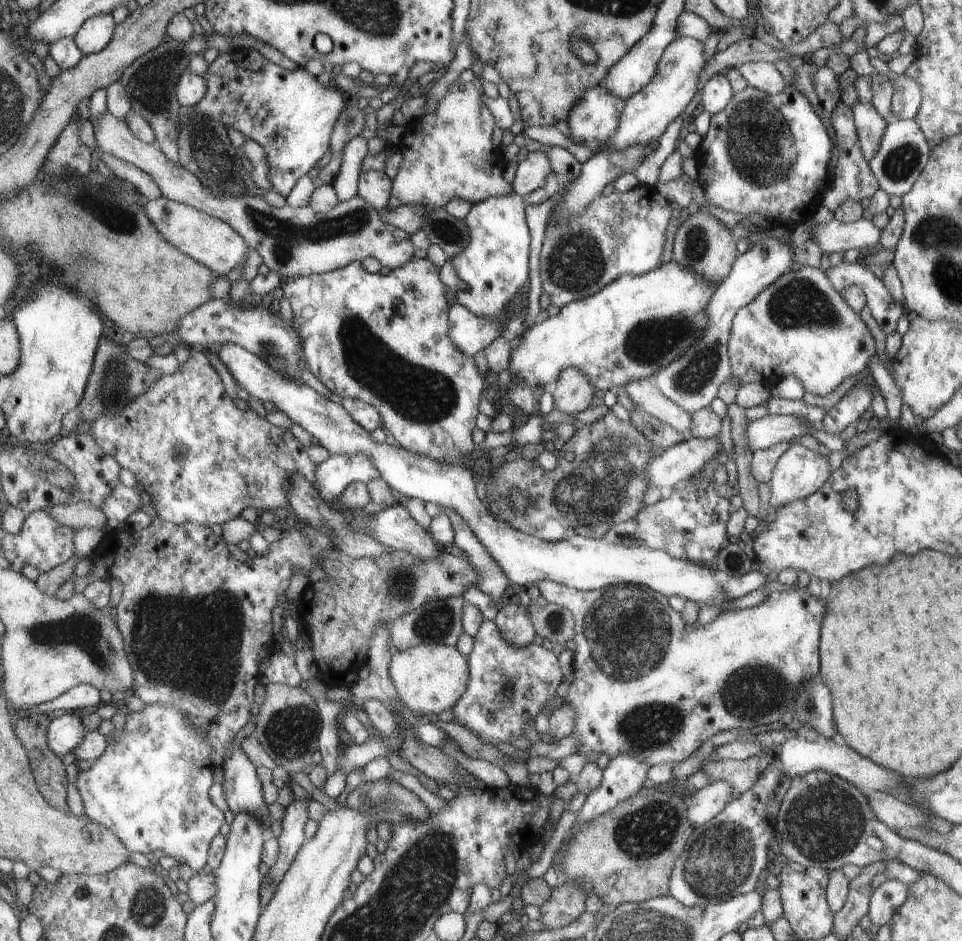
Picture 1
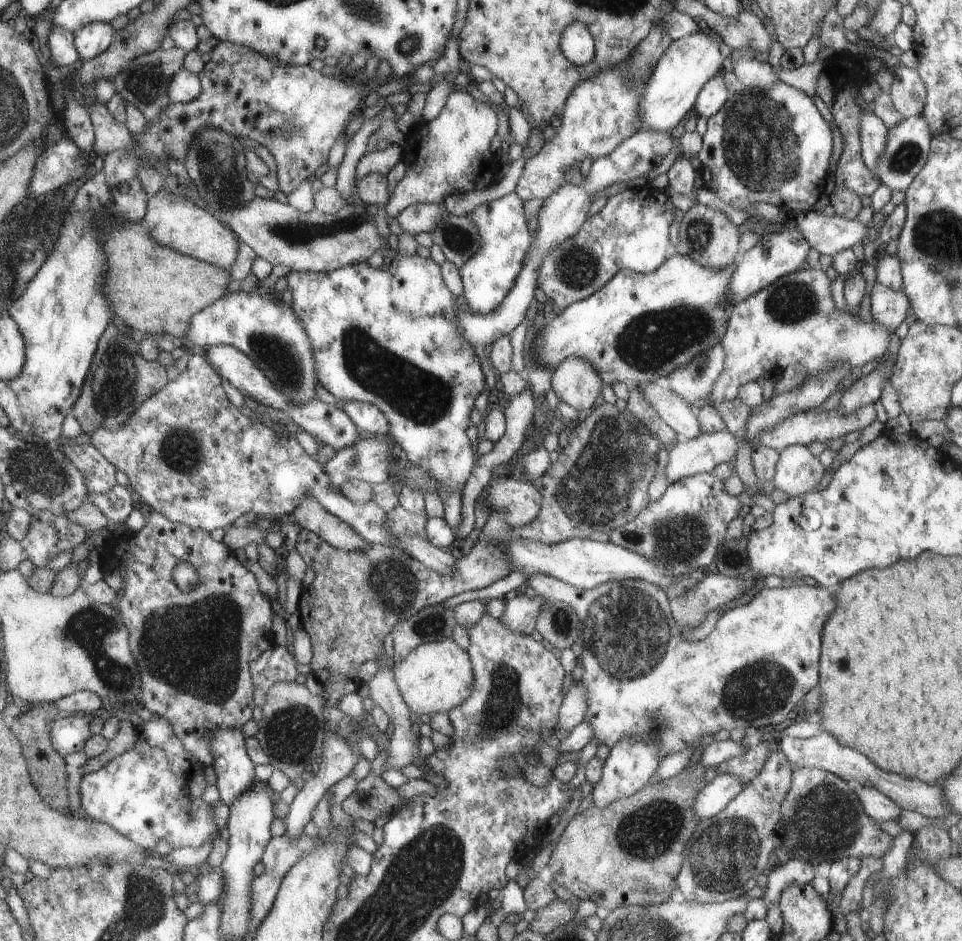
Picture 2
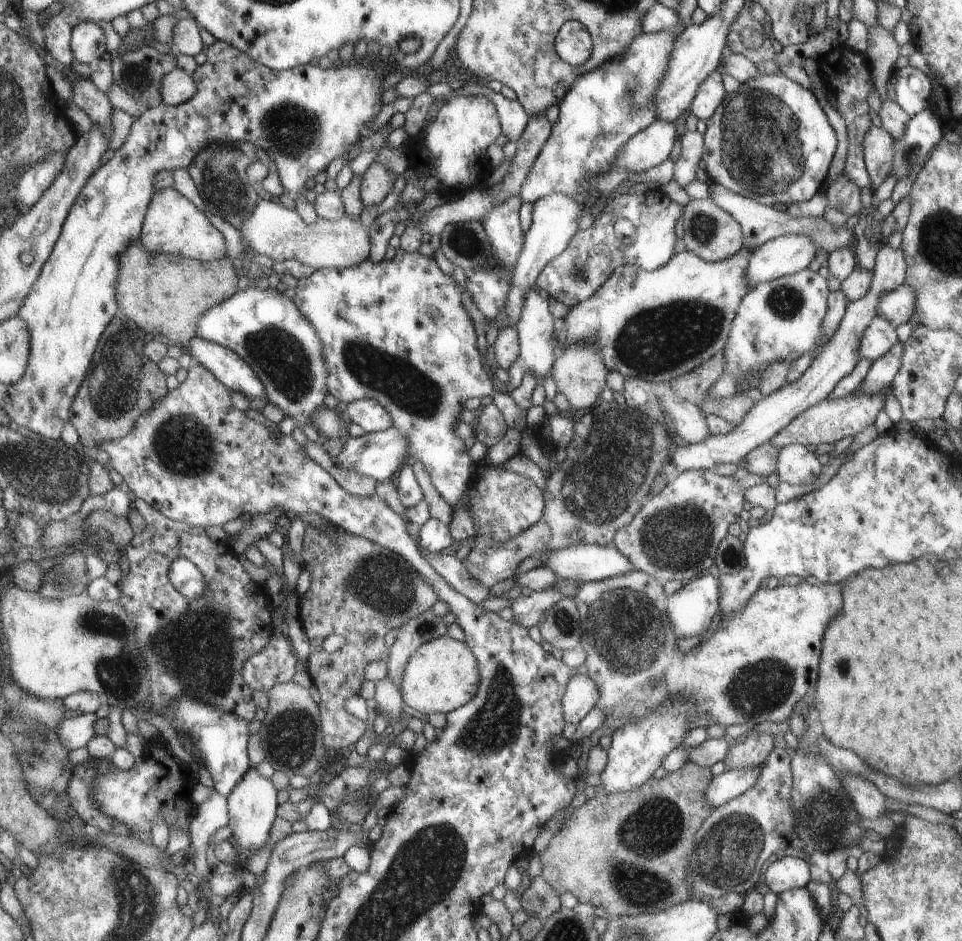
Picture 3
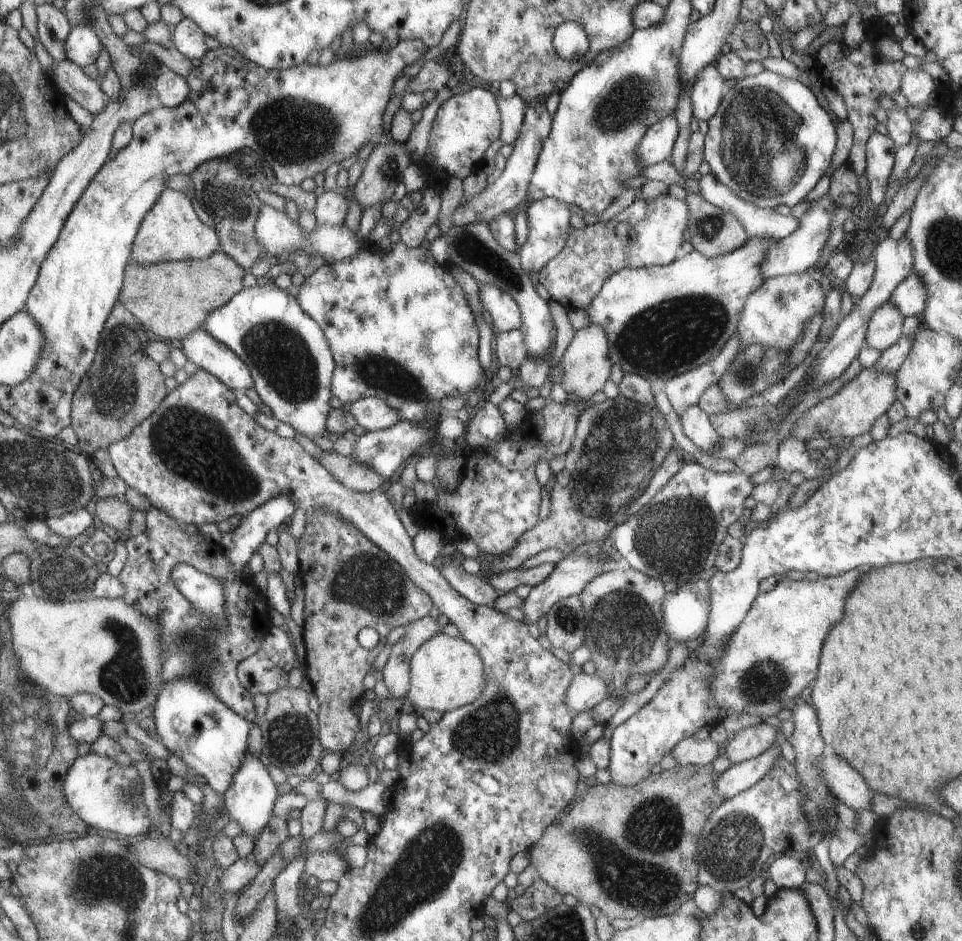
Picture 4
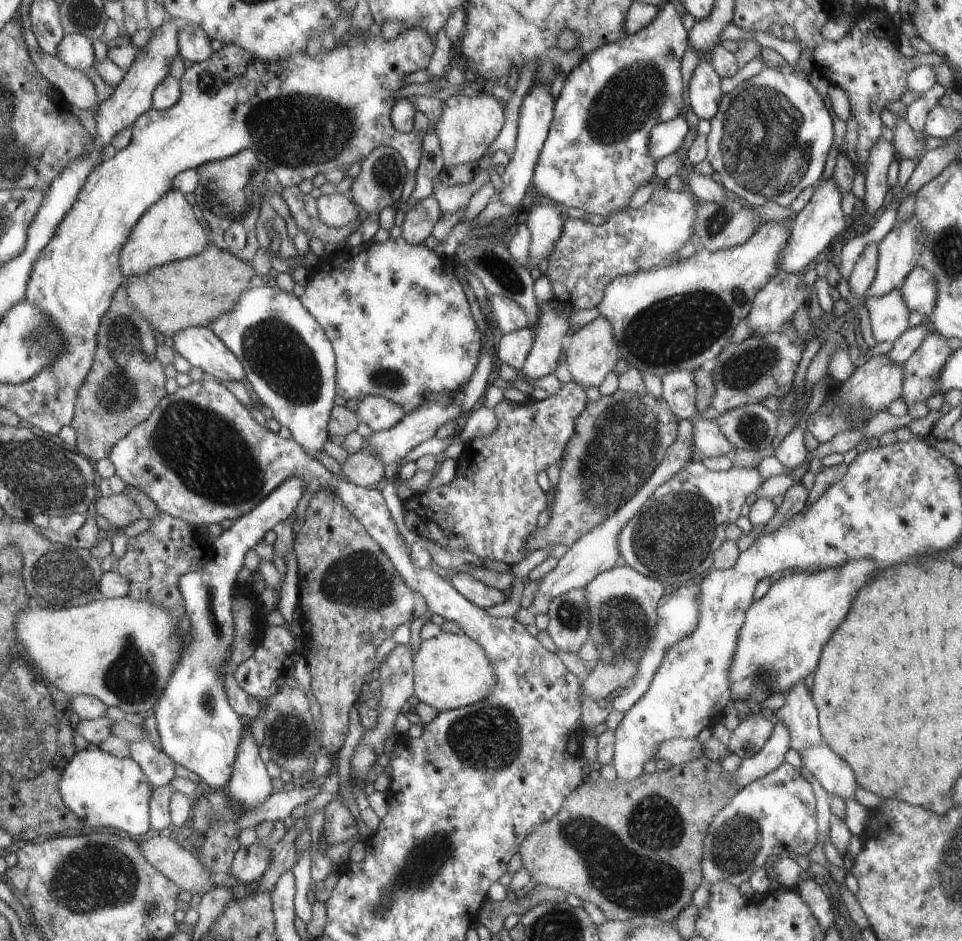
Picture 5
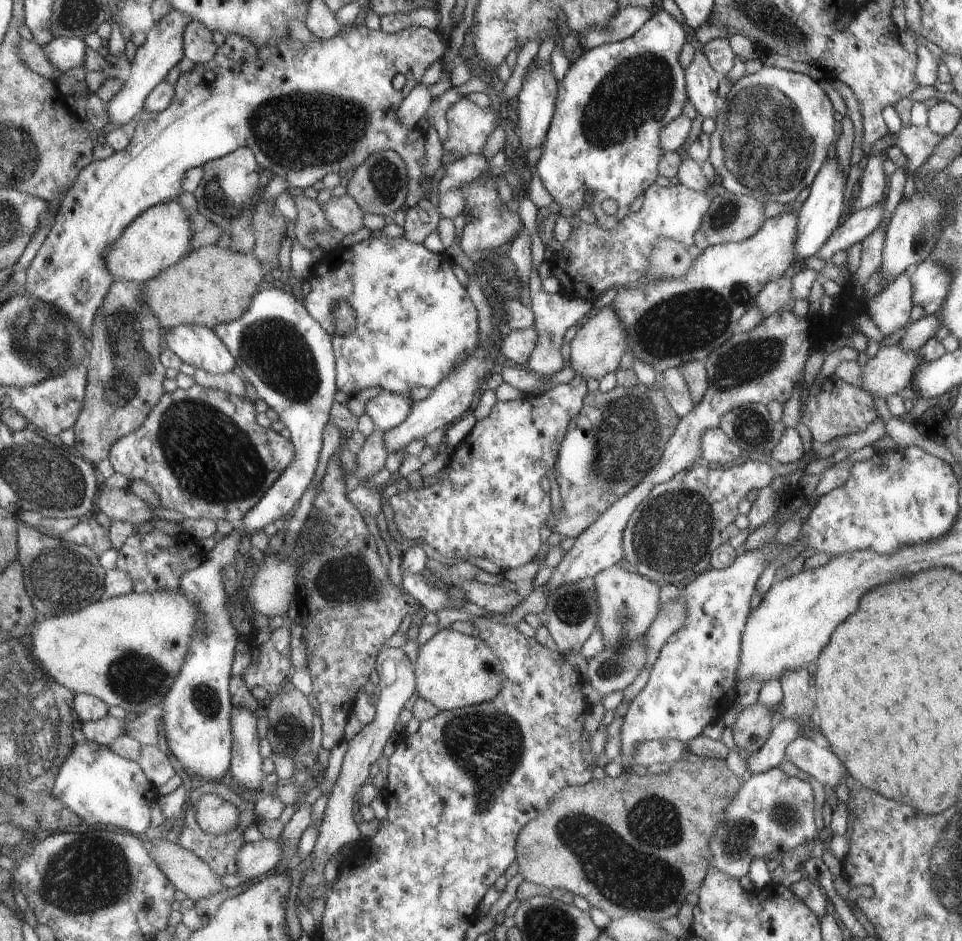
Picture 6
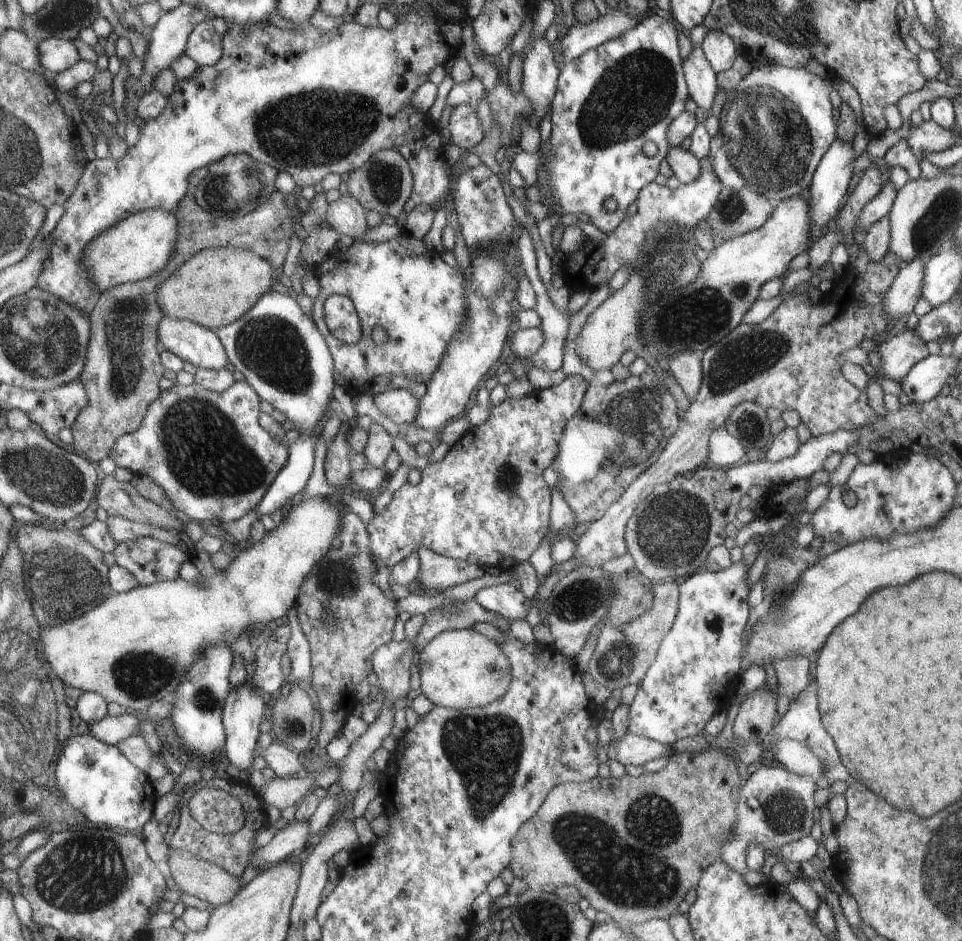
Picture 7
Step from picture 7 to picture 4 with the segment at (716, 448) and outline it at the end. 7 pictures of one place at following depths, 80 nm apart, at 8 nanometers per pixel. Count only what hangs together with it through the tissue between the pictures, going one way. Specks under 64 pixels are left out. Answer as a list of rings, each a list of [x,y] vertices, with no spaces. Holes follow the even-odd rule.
[[[697,404],[681,410],[679,422],[683,434],[705,453],[713,451],[720,444],[720,437],[709,422],[709,413],[704,413]]]

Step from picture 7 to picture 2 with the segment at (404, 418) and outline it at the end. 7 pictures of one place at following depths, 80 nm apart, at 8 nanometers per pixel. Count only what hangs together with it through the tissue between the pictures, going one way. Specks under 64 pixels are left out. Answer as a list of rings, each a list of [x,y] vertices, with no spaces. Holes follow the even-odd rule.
[[[364,400],[347,401],[343,411],[359,430],[380,435],[385,435],[388,432],[387,416],[373,404],[369,404]]]

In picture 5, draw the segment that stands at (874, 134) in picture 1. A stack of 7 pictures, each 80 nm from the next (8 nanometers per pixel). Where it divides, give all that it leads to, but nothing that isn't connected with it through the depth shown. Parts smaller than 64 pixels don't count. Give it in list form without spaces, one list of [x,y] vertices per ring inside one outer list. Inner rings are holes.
[[[882,140],[873,145],[868,157],[864,175],[864,196],[861,200],[867,215],[880,211],[888,200],[890,187],[885,181],[887,166],[895,158],[895,147],[892,141]]]

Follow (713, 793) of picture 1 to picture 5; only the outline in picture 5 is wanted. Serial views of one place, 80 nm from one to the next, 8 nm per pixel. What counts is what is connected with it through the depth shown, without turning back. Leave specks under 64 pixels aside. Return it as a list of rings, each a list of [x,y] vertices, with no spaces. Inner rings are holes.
[[[777,720],[773,724],[771,734],[766,742],[767,744],[763,746],[759,753],[742,759],[739,767],[731,773],[734,785],[738,786],[738,790],[748,782],[775,770],[784,762],[785,753],[791,750],[787,726]]]

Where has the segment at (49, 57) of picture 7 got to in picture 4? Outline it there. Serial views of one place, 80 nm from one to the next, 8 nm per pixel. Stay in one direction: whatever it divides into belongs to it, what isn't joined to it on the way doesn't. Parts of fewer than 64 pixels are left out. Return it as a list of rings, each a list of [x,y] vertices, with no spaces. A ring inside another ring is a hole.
[[[90,26],[75,27],[65,41],[68,59],[80,67],[97,62],[103,46],[99,35]]]

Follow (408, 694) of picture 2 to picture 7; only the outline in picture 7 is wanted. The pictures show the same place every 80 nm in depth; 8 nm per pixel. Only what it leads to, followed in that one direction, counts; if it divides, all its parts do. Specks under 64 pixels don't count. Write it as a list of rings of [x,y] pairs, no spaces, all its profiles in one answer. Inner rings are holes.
[[[472,629],[449,630],[441,632],[432,638],[418,652],[417,667],[419,669],[419,688],[434,706],[447,709],[461,709],[468,707],[481,707],[497,698],[501,698],[509,689],[509,662],[508,658],[497,646],[495,641],[487,640],[485,636],[477,634]]]

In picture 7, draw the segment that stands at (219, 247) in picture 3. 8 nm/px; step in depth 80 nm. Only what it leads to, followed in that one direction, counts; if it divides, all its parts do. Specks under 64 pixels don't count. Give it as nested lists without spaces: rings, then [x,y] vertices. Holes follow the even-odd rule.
[[[155,208],[131,214],[127,220],[117,222],[117,226],[99,234],[85,252],[85,268],[93,276],[92,282],[99,290],[109,290],[127,282],[139,282],[153,277],[153,274],[167,268],[167,262],[177,250],[177,240],[181,234],[181,224],[175,210]]]

